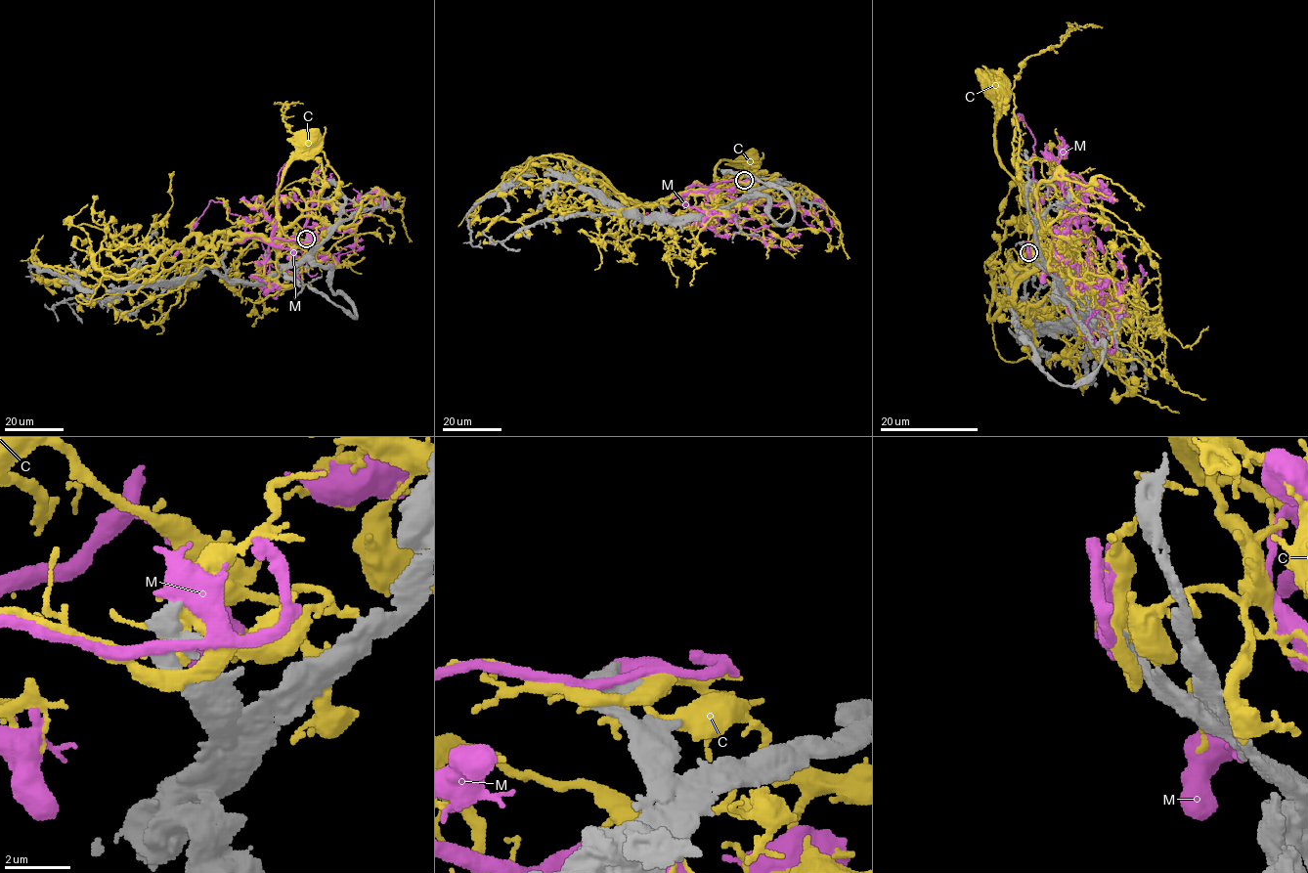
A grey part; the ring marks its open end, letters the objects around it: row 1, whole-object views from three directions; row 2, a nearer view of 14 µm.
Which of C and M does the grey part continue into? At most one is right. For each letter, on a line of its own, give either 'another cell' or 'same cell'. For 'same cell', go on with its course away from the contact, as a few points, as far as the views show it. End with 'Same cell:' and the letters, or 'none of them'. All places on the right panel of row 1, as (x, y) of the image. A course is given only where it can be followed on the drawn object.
C: another cell
M: another cell
Same cell: none of them

